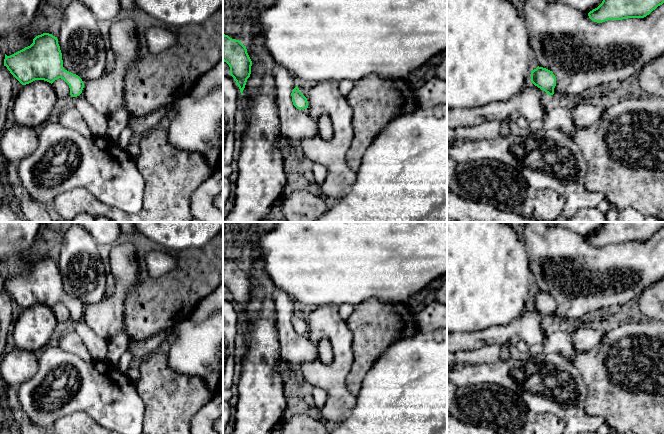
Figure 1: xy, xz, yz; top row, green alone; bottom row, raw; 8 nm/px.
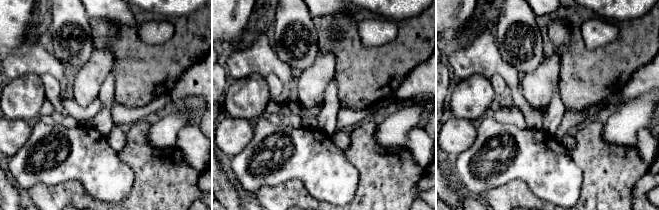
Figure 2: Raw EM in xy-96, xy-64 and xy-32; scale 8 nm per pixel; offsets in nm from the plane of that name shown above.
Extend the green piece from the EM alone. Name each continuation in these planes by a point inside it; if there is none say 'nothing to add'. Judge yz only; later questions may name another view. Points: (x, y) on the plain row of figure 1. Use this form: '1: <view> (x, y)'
nothing to add

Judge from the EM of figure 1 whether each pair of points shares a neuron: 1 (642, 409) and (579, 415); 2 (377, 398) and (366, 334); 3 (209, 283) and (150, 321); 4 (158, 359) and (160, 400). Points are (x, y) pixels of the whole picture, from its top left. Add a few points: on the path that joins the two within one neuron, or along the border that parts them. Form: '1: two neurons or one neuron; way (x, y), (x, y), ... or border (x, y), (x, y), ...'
1: two neurons; border (587, 390), (585, 411), (599, 415), (605, 422)
2: two neurons; border (388, 348), (374, 363), (363, 379), (361, 386)
3: one neuron; way (194, 283), (188, 283), (165, 306)
4: one neuron; way (158, 369), (158, 385), (160, 390)

